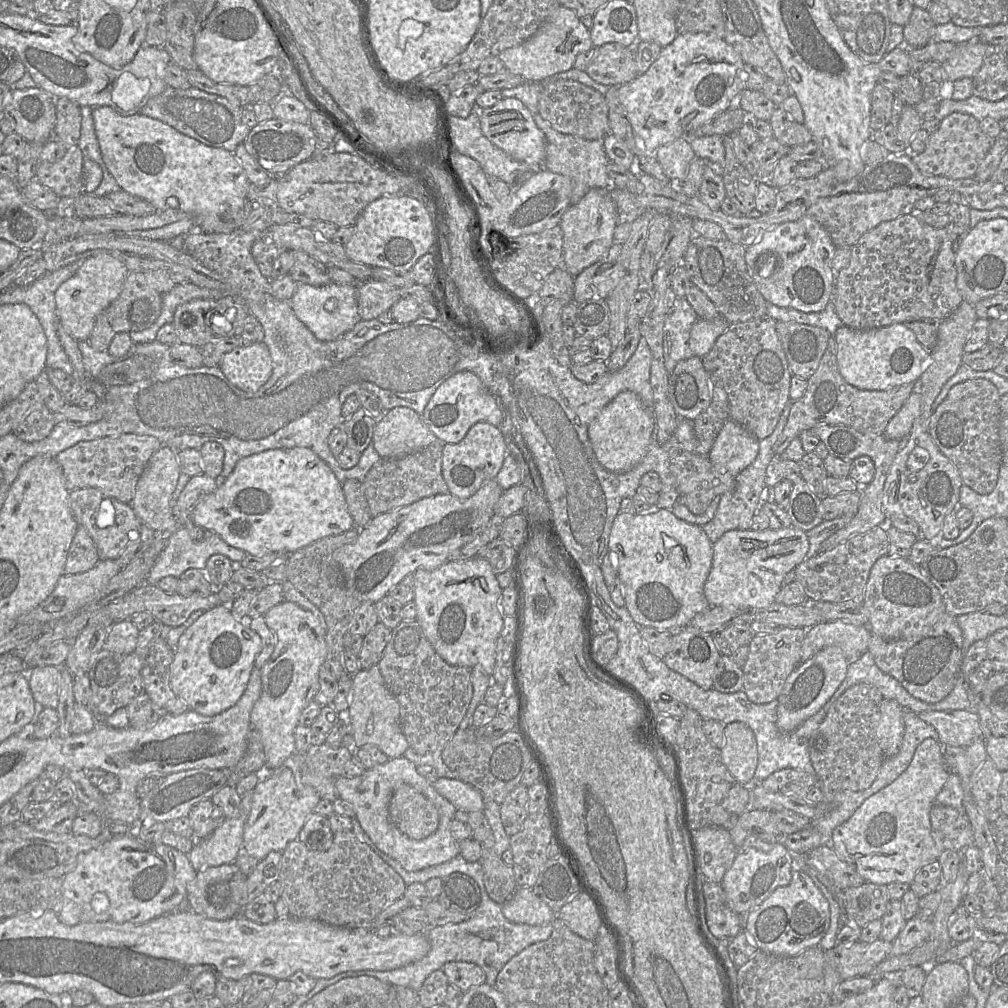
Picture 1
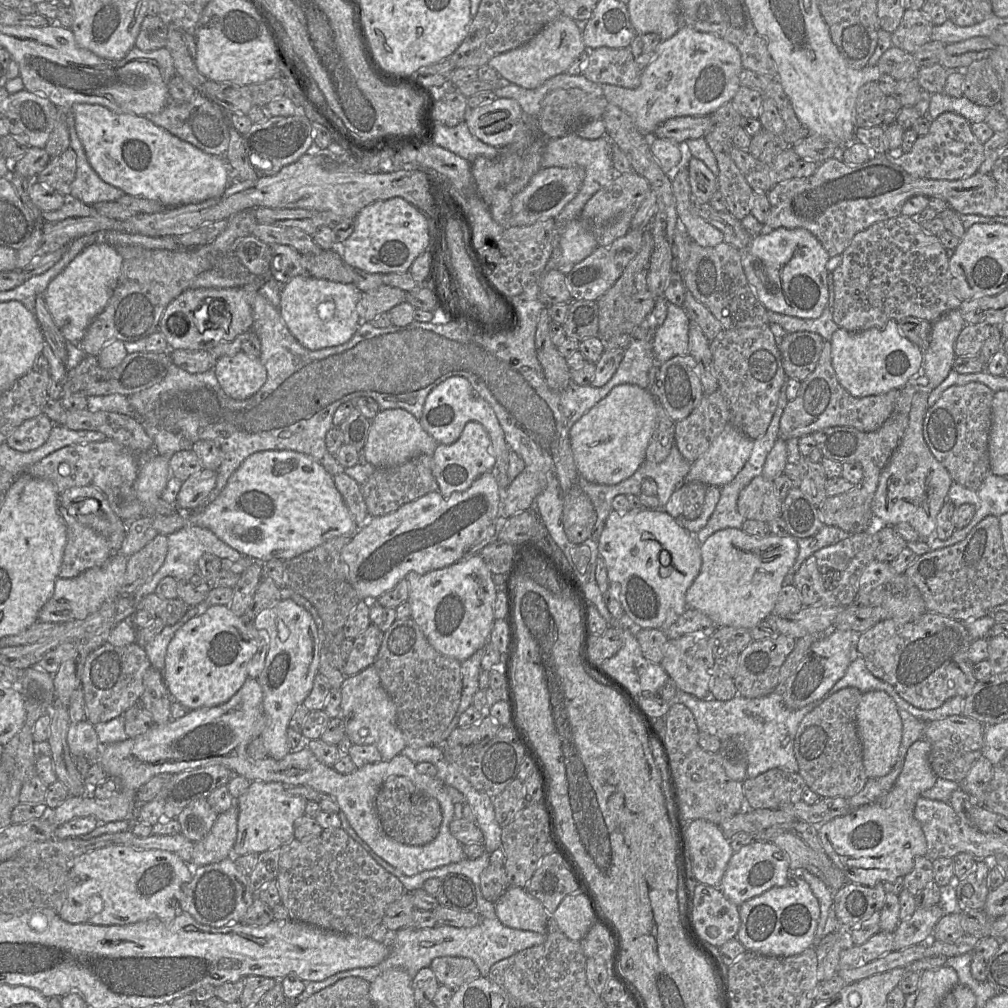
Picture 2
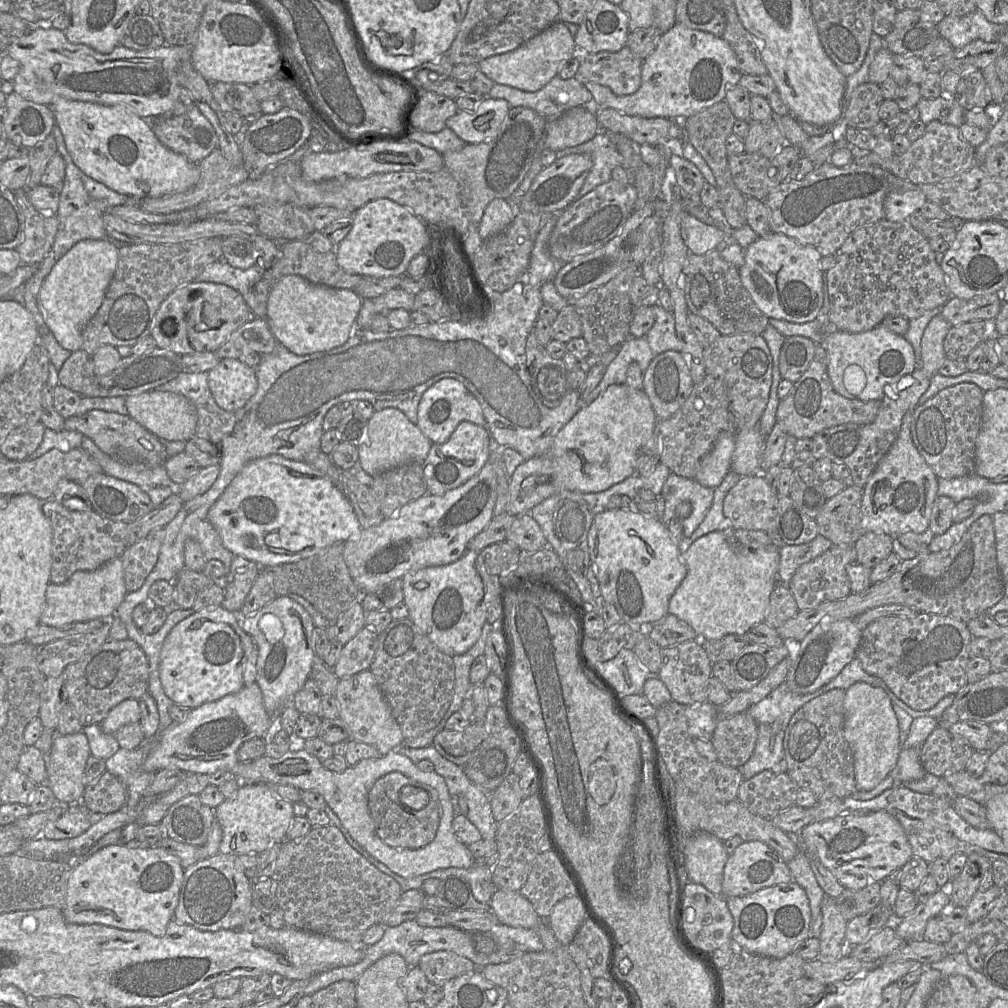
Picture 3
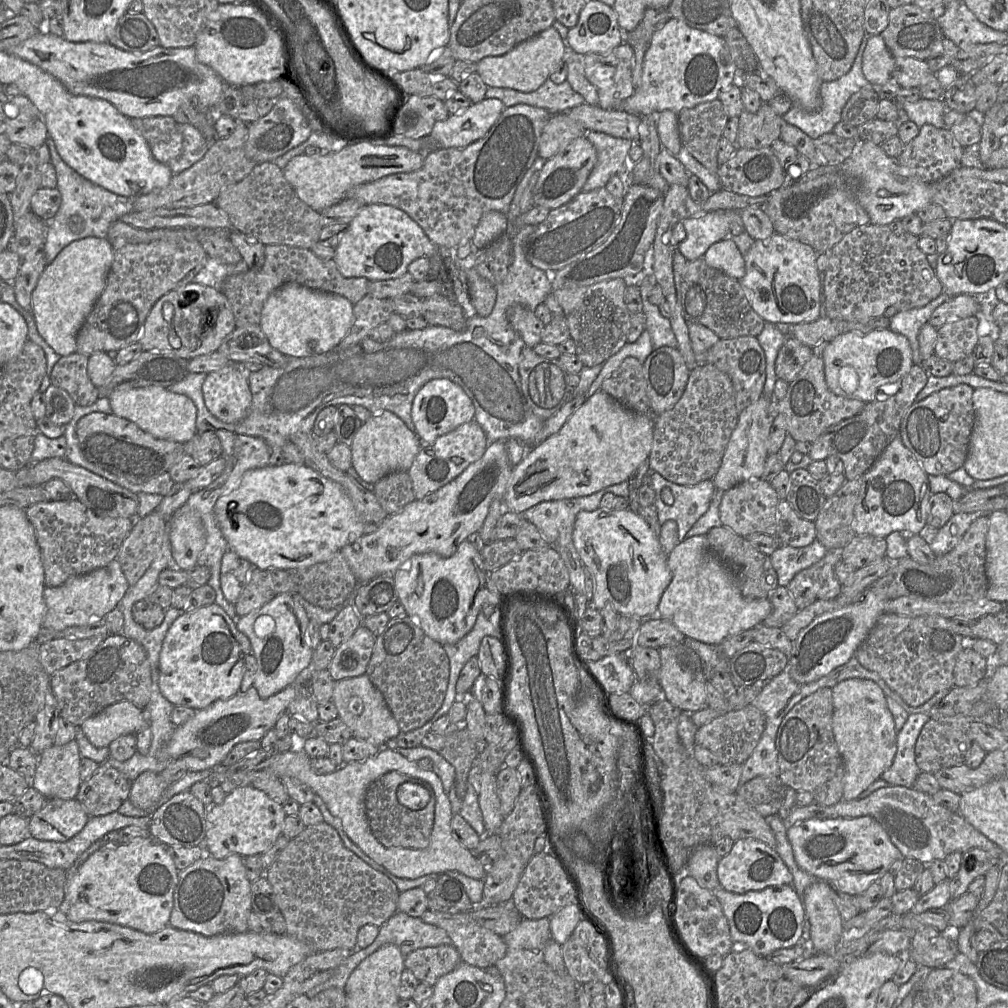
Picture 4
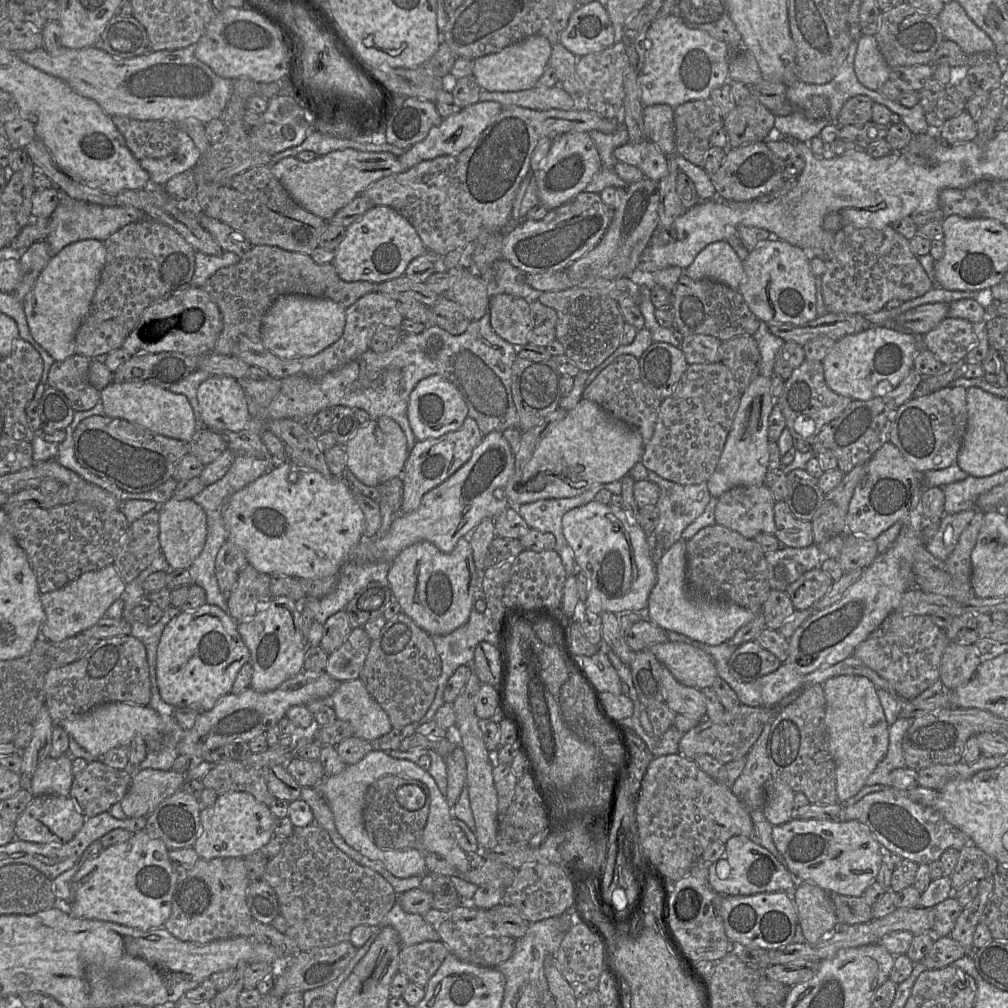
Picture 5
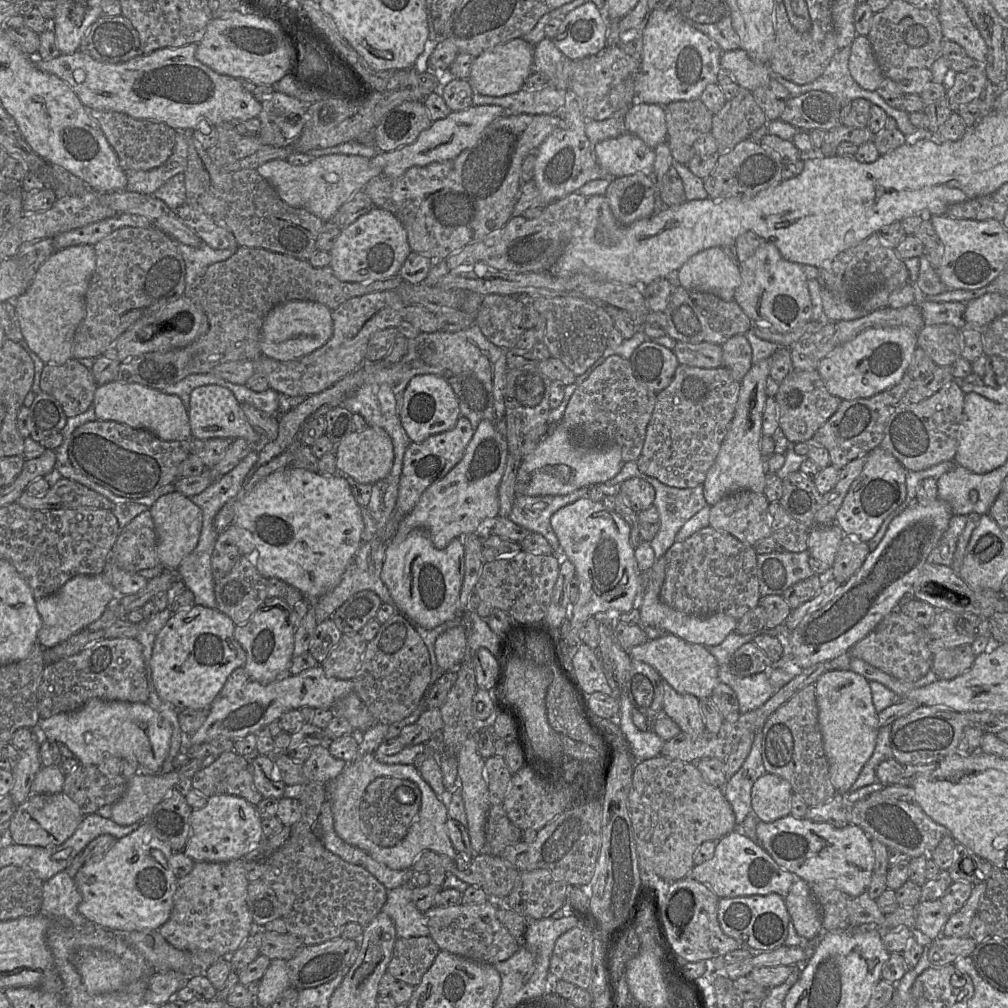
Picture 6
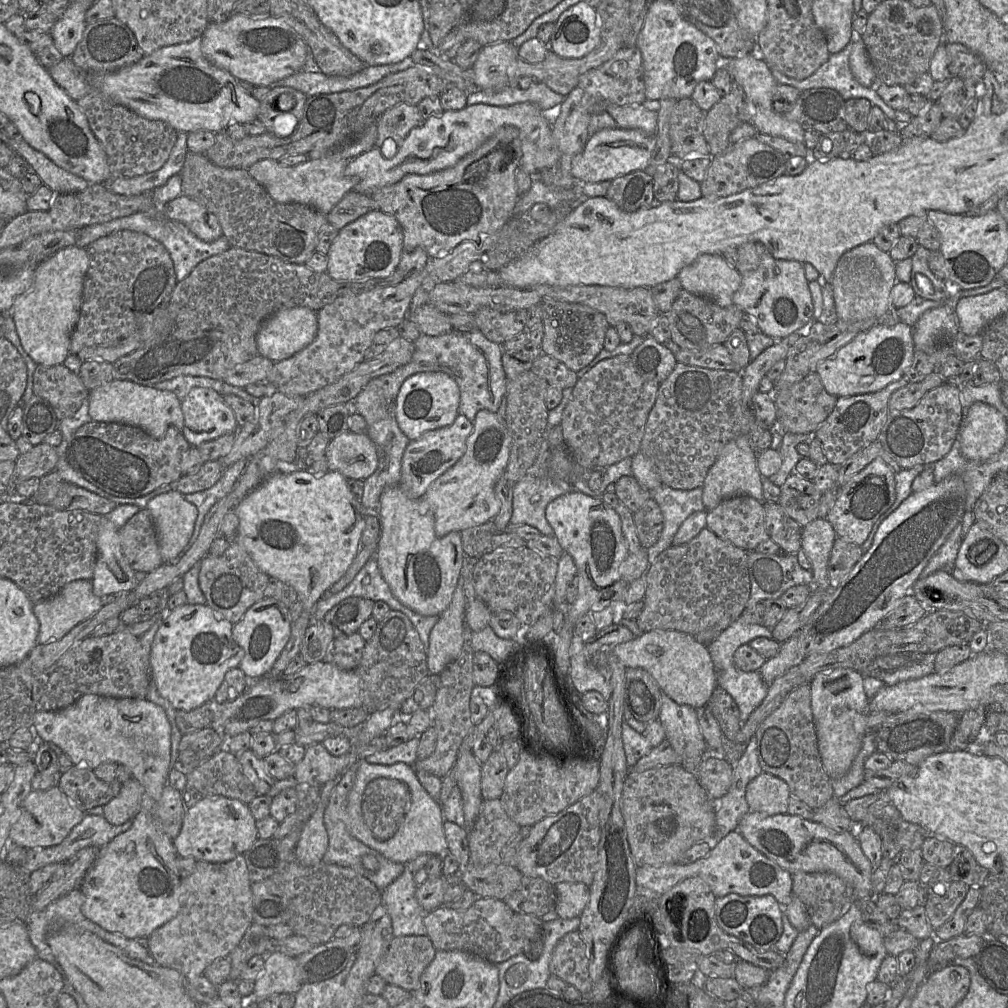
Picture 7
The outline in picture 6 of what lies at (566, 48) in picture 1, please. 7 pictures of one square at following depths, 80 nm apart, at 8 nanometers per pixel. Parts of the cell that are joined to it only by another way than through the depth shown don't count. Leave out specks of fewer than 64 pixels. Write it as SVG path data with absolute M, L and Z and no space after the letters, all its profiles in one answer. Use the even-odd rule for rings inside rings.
M523 38L497 45L477 56L471 66L468 81L474 93L504 96L520 91L533 71L534 45Z

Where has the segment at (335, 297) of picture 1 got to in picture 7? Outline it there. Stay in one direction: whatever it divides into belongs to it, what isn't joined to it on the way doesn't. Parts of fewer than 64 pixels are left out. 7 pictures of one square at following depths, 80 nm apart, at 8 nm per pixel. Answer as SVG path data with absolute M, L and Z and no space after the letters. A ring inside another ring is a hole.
M305 307L278 310L262 322L256 335L259 355L273 362L288 359L307 347L317 330L317 312Z

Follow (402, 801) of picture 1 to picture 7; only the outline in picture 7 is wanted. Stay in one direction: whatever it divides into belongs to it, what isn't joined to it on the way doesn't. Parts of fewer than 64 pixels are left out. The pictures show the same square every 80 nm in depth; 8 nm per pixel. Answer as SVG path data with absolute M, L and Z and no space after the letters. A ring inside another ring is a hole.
M377 777L360 798L363 818L374 837L385 842L394 836L405 814L402 799L407 799L408 785Z

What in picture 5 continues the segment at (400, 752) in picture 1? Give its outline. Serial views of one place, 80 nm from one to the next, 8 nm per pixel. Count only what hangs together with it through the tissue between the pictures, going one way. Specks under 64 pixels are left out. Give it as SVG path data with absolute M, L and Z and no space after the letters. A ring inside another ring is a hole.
M359 678L340 682L331 696L331 706L337 719L349 722L354 735L364 740L380 739L393 728L387 713Z

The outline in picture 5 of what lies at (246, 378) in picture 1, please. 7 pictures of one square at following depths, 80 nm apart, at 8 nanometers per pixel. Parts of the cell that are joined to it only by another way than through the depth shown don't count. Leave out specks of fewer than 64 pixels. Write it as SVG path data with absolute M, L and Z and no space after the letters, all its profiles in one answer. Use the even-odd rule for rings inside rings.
M210 376L197 390L202 423L215 432L250 428L247 396L240 382L228 376Z

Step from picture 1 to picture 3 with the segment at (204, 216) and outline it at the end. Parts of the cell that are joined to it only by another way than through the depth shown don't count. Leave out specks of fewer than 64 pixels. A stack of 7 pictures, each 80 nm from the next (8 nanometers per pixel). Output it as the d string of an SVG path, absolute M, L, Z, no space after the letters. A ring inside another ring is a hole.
M56 96L49 105L74 164L87 176L130 197L185 192L200 178L197 163L165 147L151 126L122 105L103 105Z

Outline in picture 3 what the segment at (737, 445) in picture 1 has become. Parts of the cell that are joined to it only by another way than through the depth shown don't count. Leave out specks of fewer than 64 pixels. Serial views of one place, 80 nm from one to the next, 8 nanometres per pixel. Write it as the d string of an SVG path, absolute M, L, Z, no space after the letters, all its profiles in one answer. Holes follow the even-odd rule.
M721 432L711 451L703 457L694 477L701 485L715 489L731 471L735 434Z

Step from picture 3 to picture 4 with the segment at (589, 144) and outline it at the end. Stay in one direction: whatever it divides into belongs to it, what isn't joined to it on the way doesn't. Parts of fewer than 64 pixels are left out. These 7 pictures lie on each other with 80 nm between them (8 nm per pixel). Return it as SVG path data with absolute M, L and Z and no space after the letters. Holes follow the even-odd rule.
M587 131L585 136L596 149L597 161L581 192L605 187L609 179L616 174L621 177L626 188L634 184L629 173L631 163L628 155L635 144L632 140L596 131Z

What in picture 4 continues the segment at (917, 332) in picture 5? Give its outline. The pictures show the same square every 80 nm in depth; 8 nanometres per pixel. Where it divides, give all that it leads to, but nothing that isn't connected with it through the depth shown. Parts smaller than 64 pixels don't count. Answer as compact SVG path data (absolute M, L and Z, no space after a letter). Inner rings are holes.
M957 295L937 307L928 323L939 329L946 323L976 316L980 309L980 296Z

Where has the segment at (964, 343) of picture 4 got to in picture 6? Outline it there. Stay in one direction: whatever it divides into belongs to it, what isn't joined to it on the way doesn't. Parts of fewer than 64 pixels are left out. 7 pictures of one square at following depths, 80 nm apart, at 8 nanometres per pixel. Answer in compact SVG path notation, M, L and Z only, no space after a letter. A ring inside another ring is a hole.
M951 324L924 325L917 333L917 347L922 349L937 367L952 366L964 348L962 329Z

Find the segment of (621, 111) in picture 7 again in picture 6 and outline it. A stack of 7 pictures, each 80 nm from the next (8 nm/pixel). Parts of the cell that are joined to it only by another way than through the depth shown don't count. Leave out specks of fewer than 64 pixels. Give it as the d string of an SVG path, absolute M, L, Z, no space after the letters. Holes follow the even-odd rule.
M634 102L624 113L624 124L627 133L637 135L653 149L667 142L665 110L661 105Z

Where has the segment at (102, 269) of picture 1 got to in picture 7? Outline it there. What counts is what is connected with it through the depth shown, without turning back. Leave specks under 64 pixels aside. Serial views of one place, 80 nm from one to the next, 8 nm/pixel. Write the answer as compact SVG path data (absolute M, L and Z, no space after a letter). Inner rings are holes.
M64 247L37 265L31 287L12 304L11 314L21 345L37 364L61 365L70 354L71 334L80 316L88 267L85 248Z

